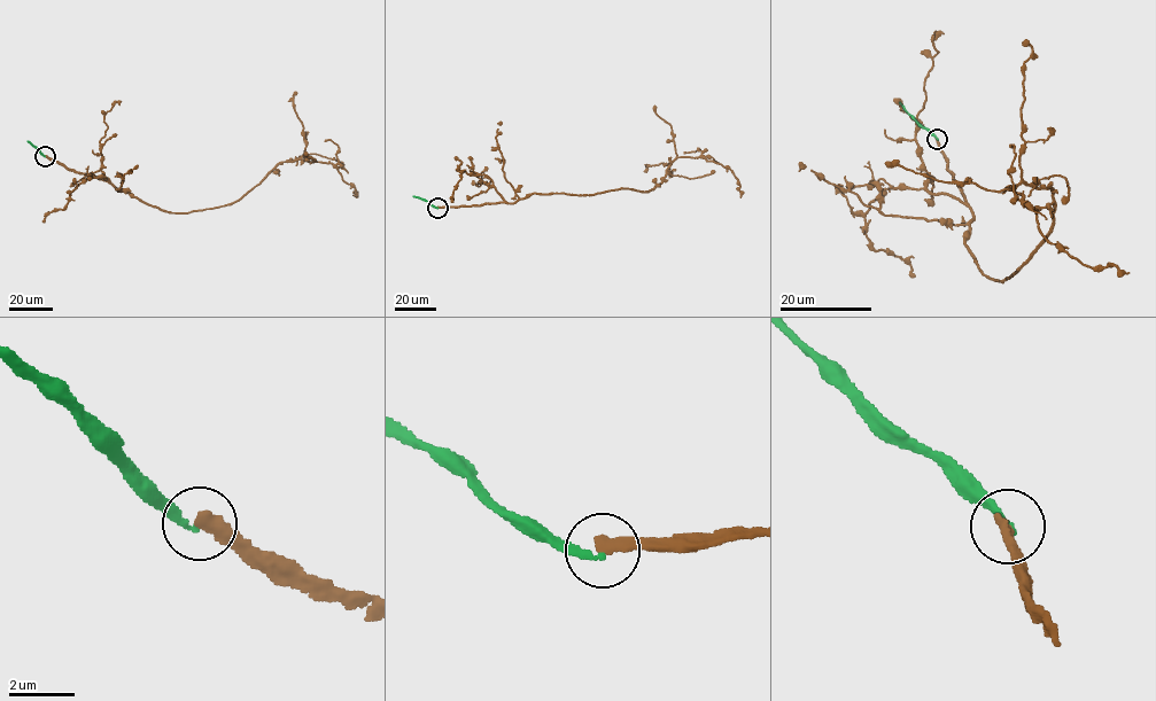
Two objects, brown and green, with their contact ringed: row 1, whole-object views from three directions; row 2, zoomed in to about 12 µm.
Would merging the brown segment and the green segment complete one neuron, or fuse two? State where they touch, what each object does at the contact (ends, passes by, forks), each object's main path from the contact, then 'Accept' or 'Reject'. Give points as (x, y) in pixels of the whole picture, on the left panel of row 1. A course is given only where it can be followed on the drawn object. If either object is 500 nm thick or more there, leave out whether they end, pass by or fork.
Place: (45, 156). At the ring brown ends. At the ring green ends. Course of brown: (45, 156), (173, 212), (239, 201), (278, 164), (301, 158), (331, 163), (352, 185), (357, 192), (352, 195). Course of green: (45, 156), (26, 140). Reject

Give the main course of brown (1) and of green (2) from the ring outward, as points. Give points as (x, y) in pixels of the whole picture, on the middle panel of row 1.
1: (437, 208), (512, 203), (533, 193), (652, 189), (670, 164), (688, 156), (728, 168), (737, 179), (741, 197)
2: (437, 208), (412, 196)

